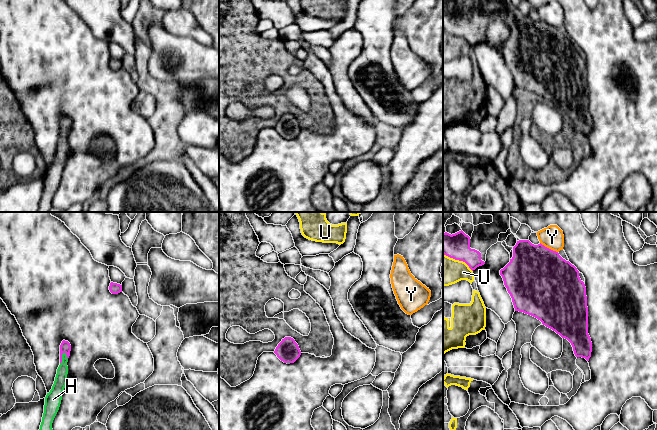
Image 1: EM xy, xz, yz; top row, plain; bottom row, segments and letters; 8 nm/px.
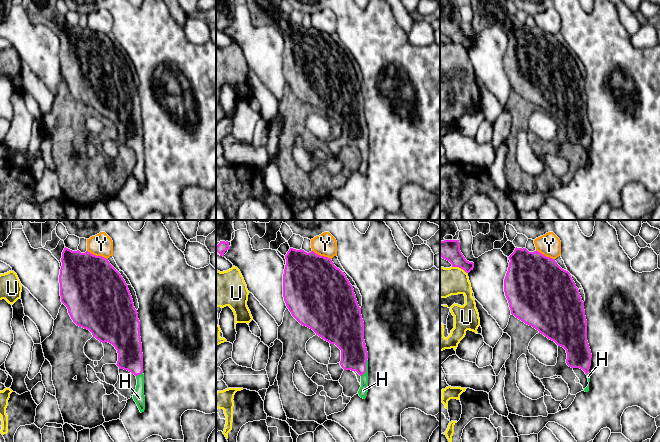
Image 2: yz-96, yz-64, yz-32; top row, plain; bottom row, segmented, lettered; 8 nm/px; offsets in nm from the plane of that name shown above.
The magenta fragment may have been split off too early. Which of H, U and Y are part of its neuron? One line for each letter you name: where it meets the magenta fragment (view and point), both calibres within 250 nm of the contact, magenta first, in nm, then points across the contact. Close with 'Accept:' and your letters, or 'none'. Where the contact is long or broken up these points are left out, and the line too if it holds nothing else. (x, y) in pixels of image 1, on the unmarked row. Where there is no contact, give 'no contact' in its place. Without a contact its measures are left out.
H: meets magenta in xy at (61, 134); 90 nm thick on the magenta side, 100 nm on the other; runs through xy (65, 123), (61, 134), (62, 150), (60, 157)
Accept: H

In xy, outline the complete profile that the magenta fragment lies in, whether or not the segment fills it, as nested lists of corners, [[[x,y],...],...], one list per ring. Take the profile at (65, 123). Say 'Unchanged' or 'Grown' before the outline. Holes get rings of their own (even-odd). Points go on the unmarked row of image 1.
Grown. [[[63,116],[60,121],[60,141],[57,145],[54,160],[45,173],[44,189],[38,212],[49,212],[52,208],[52,199],[59,186],[62,170],[67,159],[68,134],[70,132],[71,121]]]

